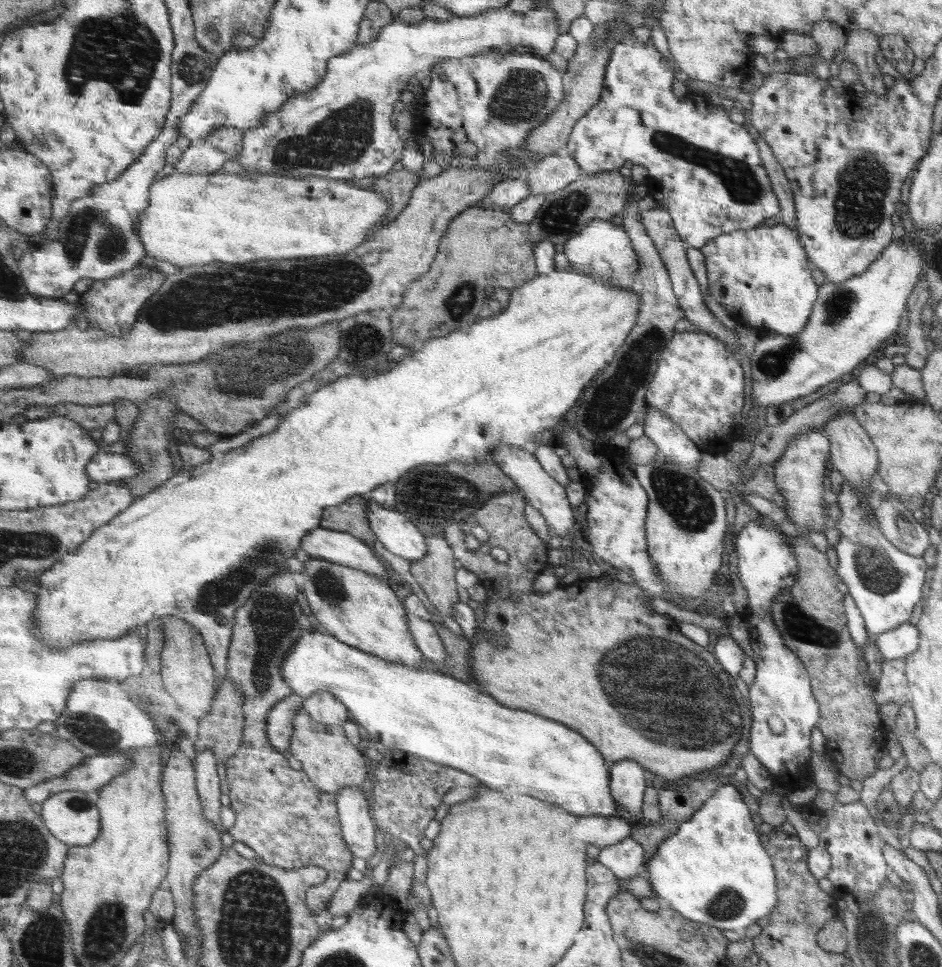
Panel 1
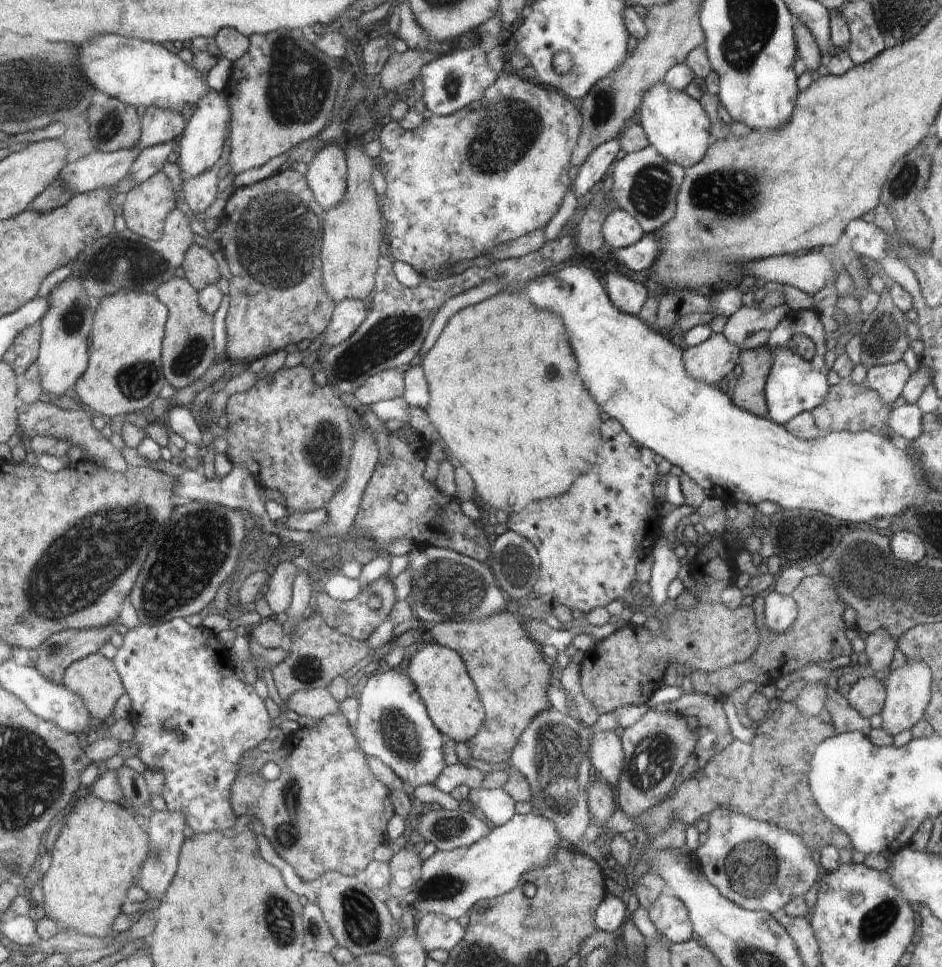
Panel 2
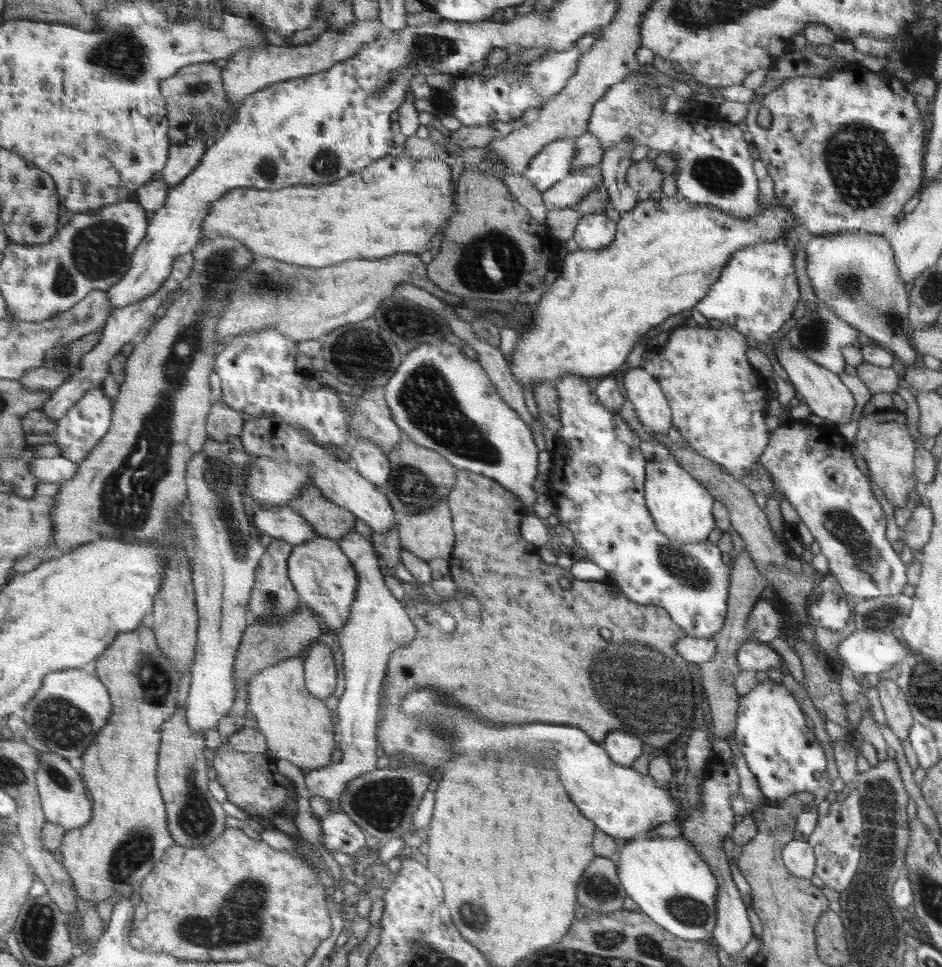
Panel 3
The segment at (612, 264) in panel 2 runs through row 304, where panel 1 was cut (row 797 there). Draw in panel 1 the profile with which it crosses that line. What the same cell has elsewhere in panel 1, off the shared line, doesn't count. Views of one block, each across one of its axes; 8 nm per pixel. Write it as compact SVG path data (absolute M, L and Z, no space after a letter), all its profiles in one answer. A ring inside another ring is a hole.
M628 759L610 764L609 768L612 773L613 797L618 802L623 816L636 823L640 818L647 787L644 768L636 761Z

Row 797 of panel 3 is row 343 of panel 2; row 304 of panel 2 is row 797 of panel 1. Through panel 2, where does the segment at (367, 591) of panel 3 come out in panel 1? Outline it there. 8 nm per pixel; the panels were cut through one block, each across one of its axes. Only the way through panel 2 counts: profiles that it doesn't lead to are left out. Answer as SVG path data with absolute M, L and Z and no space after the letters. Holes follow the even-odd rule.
M346 787L337 796L338 812L341 813L342 832L350 852L358 858L369 859L377 852L374 836L376 824L370 806L358 787Z

